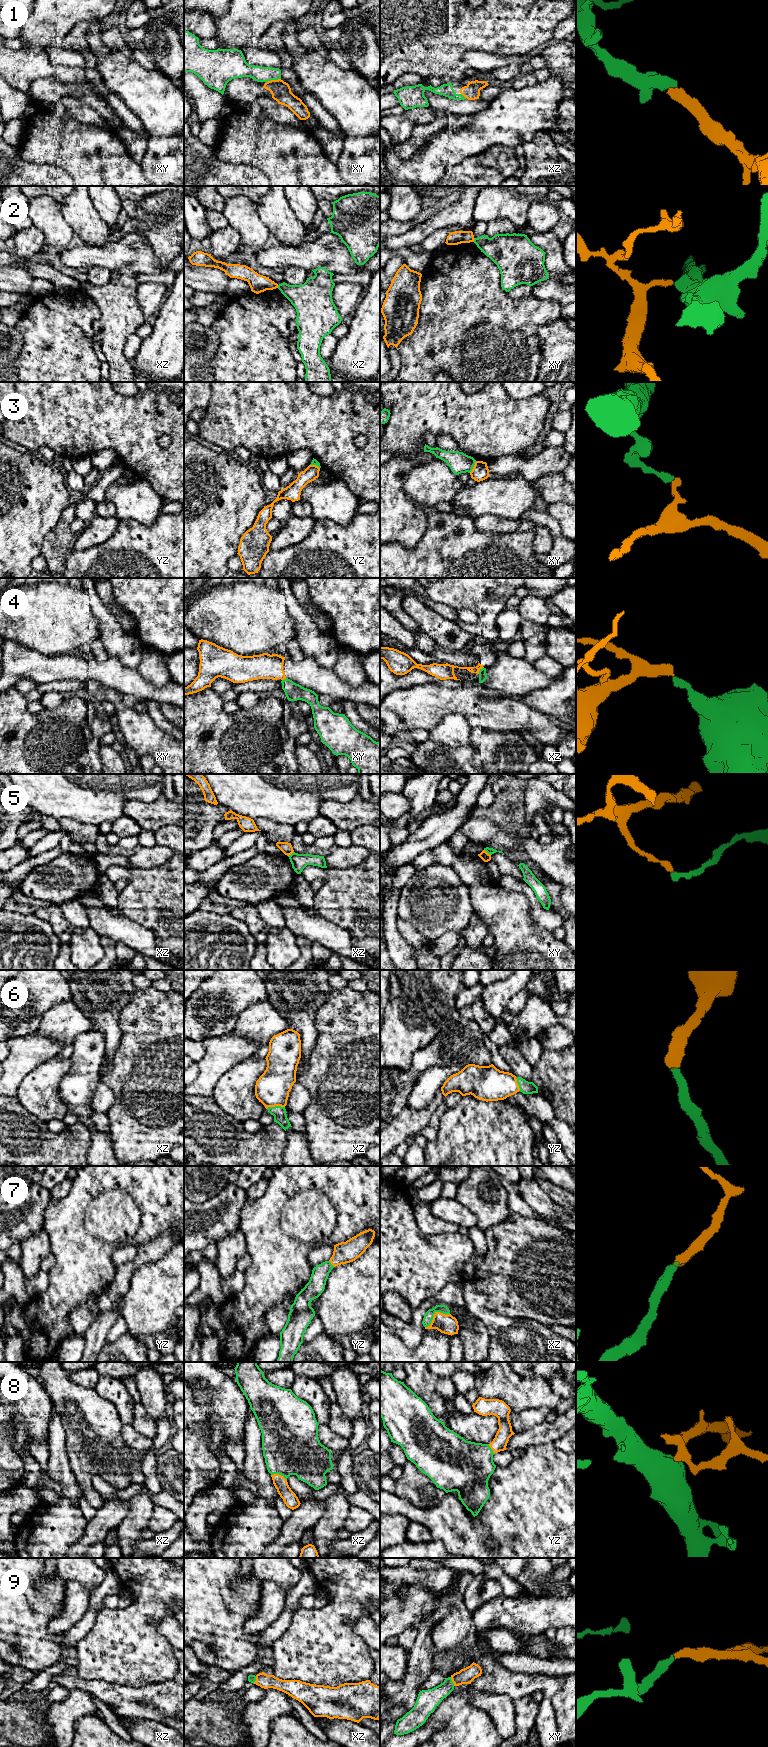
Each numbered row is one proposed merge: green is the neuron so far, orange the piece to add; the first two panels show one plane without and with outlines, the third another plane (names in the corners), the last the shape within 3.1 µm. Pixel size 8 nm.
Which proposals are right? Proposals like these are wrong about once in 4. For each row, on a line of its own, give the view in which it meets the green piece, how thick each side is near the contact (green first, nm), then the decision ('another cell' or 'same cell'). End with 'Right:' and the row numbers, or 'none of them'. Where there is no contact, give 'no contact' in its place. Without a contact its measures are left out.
1: xy | 130/160 nm | same cell
2: xy | 260/110 nm | another cell
3: xy | 160/140 nm | another cell
4: xz | 60/80 nm | another cell
5: xy | 50/70 nm | another cell
6: xz | 110/280 nm | same cell
7: xz | 80/160 nm | same cell
8: xz | 460/110 nm | same cell
9: xy | 170/130 nm | same cell
Right: 1, 6, 7, 8, 9

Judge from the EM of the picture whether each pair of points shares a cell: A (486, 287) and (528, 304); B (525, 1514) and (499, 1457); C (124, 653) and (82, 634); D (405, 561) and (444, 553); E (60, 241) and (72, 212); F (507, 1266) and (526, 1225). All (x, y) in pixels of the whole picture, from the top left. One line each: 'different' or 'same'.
A: same
B: different
C: different
D: same
E: different
F: same

